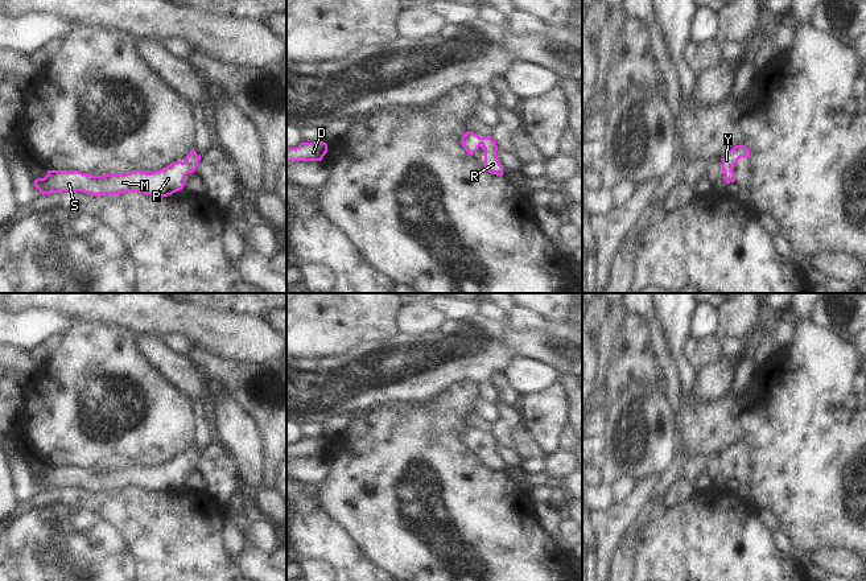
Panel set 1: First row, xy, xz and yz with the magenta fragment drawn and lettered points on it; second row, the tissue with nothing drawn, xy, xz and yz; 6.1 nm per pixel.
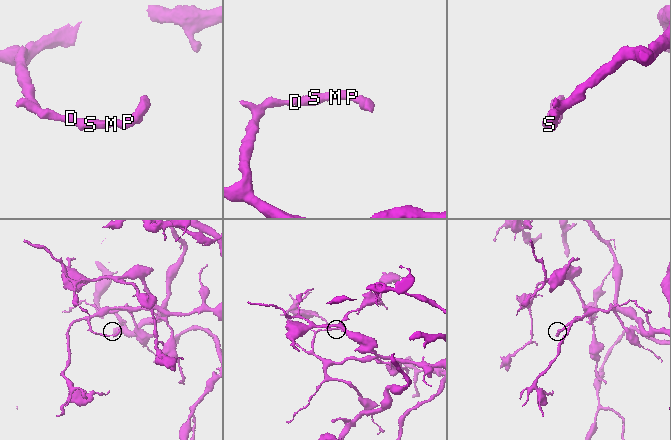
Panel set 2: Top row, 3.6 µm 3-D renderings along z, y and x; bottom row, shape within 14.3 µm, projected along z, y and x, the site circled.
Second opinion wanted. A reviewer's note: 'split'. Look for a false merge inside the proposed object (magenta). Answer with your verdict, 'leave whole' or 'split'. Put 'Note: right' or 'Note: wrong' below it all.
leave whole
Note: wrong

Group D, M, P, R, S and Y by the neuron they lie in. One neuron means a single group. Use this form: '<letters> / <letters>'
D M P R S Y

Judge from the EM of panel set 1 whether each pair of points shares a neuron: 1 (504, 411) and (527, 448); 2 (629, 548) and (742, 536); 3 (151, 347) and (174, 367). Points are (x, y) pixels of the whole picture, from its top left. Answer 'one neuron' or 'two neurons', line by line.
1: one neuron
2: two neurons
3: one neuron

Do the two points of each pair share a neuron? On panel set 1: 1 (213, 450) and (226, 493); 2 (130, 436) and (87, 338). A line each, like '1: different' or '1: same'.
1: same
2: same

